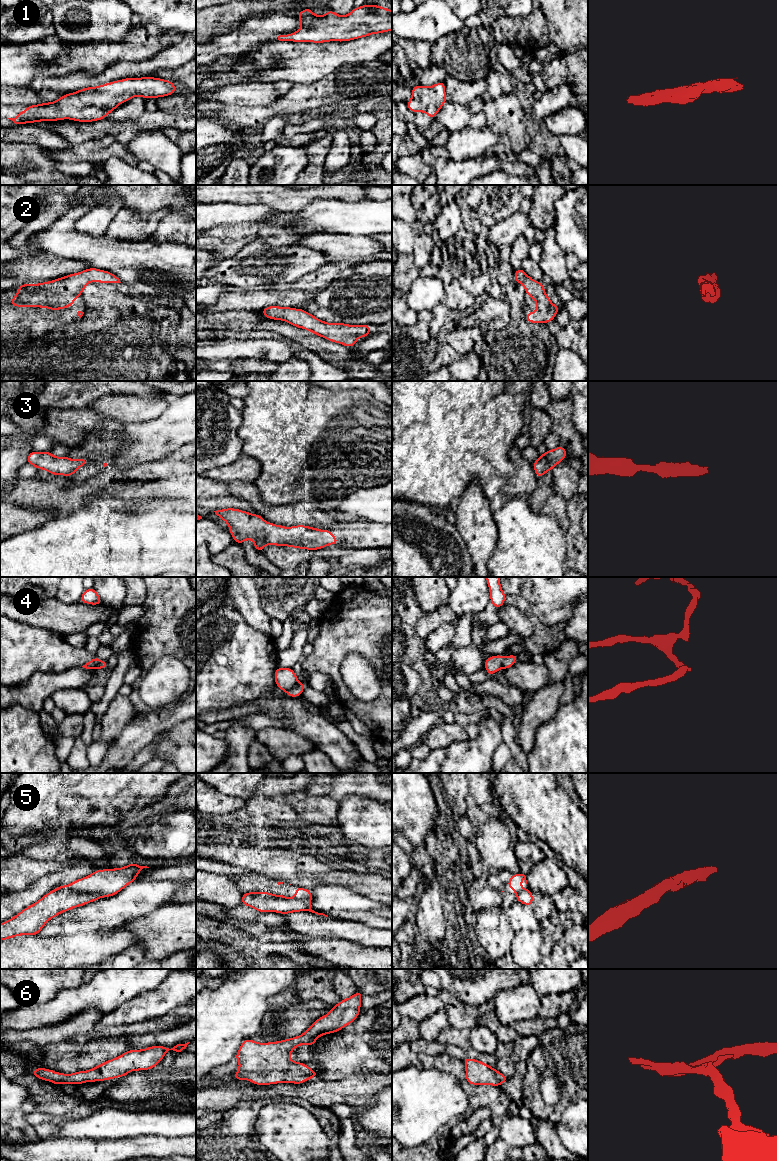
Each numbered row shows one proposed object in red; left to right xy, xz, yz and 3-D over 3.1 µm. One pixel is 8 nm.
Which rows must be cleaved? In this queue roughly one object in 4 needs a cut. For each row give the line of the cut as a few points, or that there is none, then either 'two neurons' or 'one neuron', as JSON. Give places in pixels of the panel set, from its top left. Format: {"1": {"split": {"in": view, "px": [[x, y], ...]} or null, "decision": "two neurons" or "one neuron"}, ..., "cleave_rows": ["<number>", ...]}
{"1": {"split": null, "decision": "one neuron"}, "2": {"split": null, "decision": "one neuron"}, "3": {"split": null, "decision": "one neuron"}, "4": {"split": {"in": "xz", "px": [[296, 684], [286, 691]]}, "decision": "two neurons"}, "5": {"split": {"in": "xy", "px": [[68, 885], [77, 891], [96, 892], [101, 897]]}, "decision": "two neurons"}, "6": {"split": null, "decision": "one neuron"}, "cleave_rows": ["4", "5"]}

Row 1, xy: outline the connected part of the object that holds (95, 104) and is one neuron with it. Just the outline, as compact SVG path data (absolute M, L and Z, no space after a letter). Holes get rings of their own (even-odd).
M151 76L125 78L96 87L82 88L65 94L54 102L28 105L25 111L18 113L15 118L8 119L15 124L63 119L93 122L105 119L122 102L127 102L135 96L147 100L175 93L175 83L172 81Z

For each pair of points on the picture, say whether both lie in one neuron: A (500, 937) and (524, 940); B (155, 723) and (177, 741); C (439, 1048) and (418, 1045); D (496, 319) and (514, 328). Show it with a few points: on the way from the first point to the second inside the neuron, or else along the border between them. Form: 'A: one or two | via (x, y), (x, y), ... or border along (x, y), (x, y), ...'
A: two | border along (516, 933), (512, 948), (509, 951)
B: two | border along (185, 721), (155, 736)
C: one | via (434, 1048), (423, 1046)
D: two | border along (506, 301), (509, 304), (510, 321), (496, 330)

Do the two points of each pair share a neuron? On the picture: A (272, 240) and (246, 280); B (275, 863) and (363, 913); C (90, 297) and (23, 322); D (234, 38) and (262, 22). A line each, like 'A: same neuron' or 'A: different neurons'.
A: different neurons
B: different neurons
C: different neurons
D: same neuron

